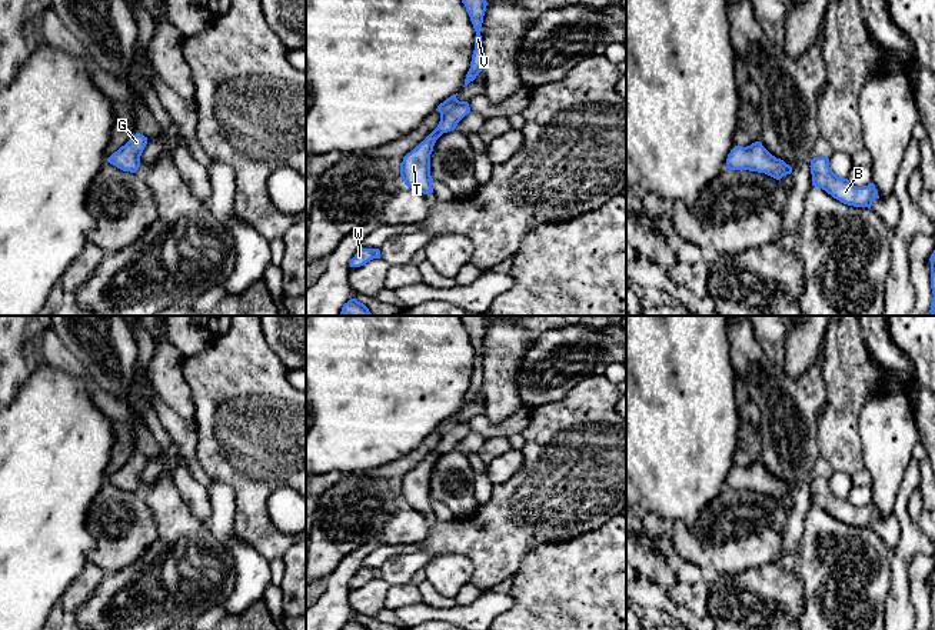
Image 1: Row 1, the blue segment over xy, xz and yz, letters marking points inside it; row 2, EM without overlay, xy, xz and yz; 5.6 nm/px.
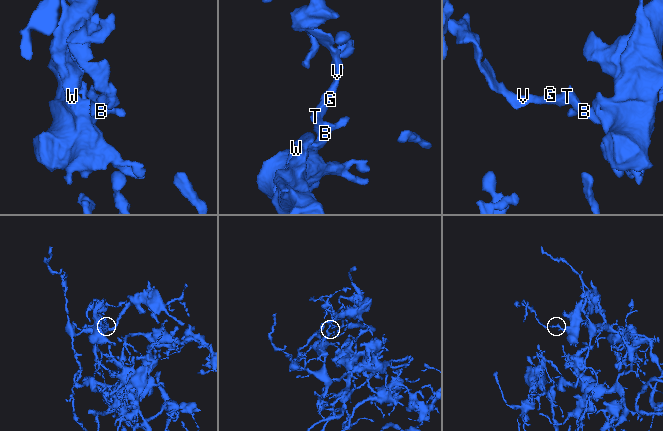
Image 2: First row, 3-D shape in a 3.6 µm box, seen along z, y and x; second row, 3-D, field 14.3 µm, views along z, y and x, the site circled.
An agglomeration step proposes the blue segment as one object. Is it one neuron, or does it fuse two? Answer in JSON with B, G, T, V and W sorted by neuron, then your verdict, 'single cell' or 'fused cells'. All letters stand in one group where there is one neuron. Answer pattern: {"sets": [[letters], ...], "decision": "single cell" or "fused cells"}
{"sets": [["B", "G", "T", "V", "W"]], "decision": "single cell"}

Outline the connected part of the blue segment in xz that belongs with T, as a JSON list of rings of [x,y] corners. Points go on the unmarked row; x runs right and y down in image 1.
[[[457,413],[446,419],[437,426],[440,441],[437,447],[410,473],[403,477],[400,483],[400,496],[405,504],[419,513],[433,513],[430,496],[430,474],[436,460],[450,450],[455,450],[457,443],[470,433],[468,421],[459,421]]]

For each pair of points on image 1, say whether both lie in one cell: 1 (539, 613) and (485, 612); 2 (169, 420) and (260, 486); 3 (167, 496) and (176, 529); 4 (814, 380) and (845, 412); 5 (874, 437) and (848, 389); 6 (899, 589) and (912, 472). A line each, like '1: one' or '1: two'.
1: two
2: two
3: one
4: two
5: two
6: one

